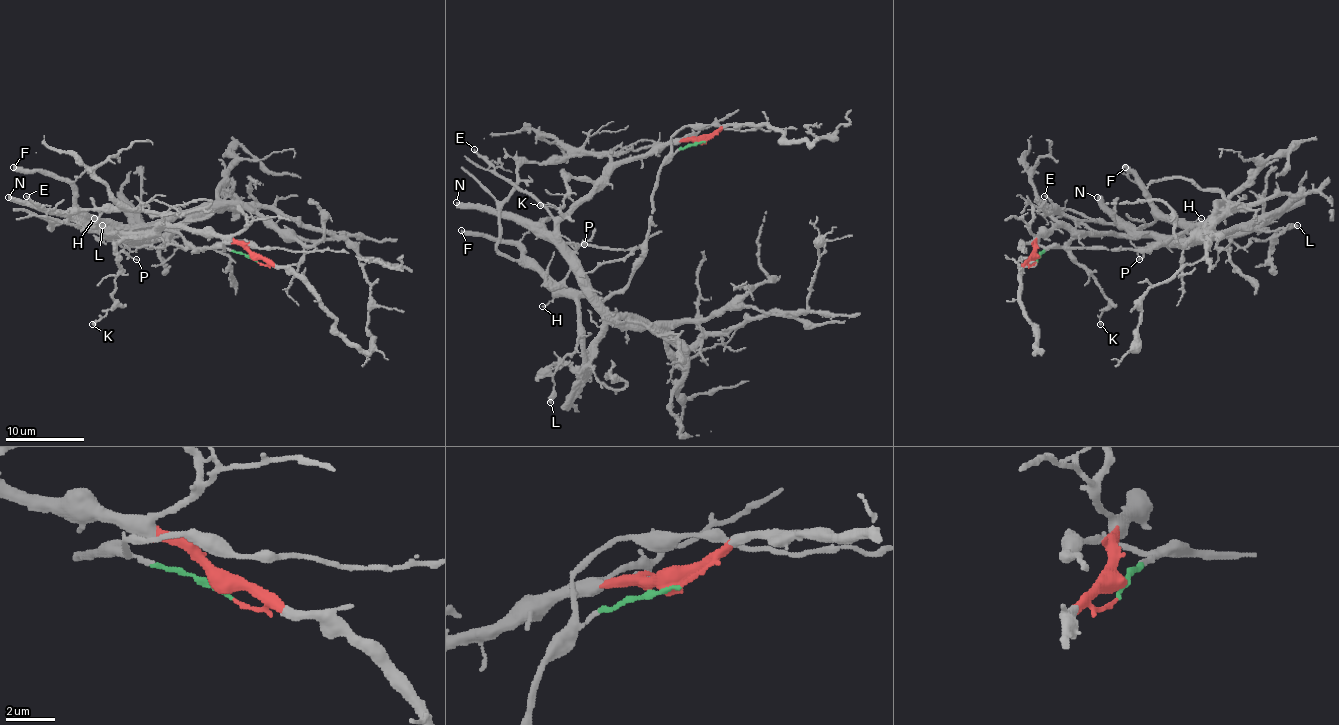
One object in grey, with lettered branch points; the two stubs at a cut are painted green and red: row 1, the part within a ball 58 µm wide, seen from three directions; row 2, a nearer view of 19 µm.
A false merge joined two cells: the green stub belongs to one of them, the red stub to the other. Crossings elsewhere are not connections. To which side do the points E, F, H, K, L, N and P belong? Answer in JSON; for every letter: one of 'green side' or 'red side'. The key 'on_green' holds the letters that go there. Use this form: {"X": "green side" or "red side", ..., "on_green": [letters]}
{"E": "red side", "F": "green side", "H": "green side", "K": "red side", "L": "green side", "N": "red side", "P": "red side", "on_green": ["F", "H", "L"]}

